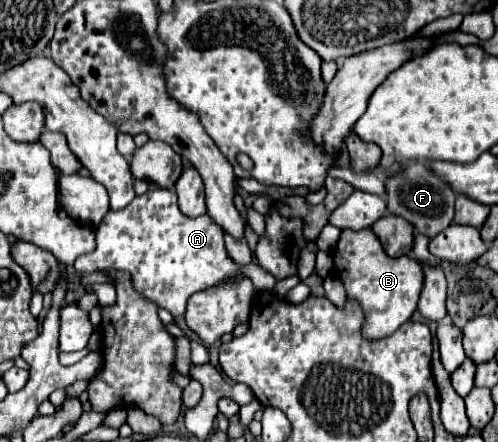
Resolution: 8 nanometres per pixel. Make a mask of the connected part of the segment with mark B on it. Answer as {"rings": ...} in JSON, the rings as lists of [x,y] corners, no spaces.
{"rings":[[[370,228],[360,232],[352,230],[342,232],[338,246],[334,250],[334,266],[340,274],[340,280],[346,286],[346,296],[360,302],[364,310],[366,322],[362,334],[366,338],[390,336],[414,314],[424,282],[424,272],[420,262],[408,256],[400,258],[386,256],[380,240]]]}

